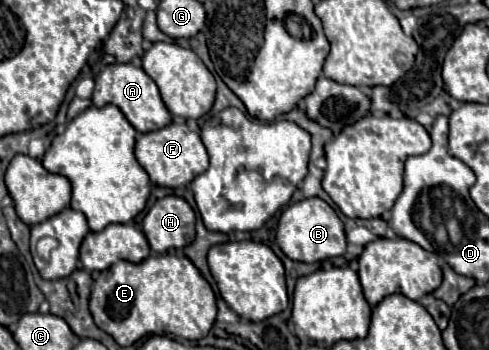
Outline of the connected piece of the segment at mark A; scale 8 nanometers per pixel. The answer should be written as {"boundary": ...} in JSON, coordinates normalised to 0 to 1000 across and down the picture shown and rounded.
{"boundary":[[[227,183],[202,217],[194,217],[190,297],[194,303],[215,303],[215,297],[239,303],[280,377],[329,371],[333,360],[350,349],[350,326],[329,286],[321,240],[297,211],[292,194],[280,194],[272,183]]]}

